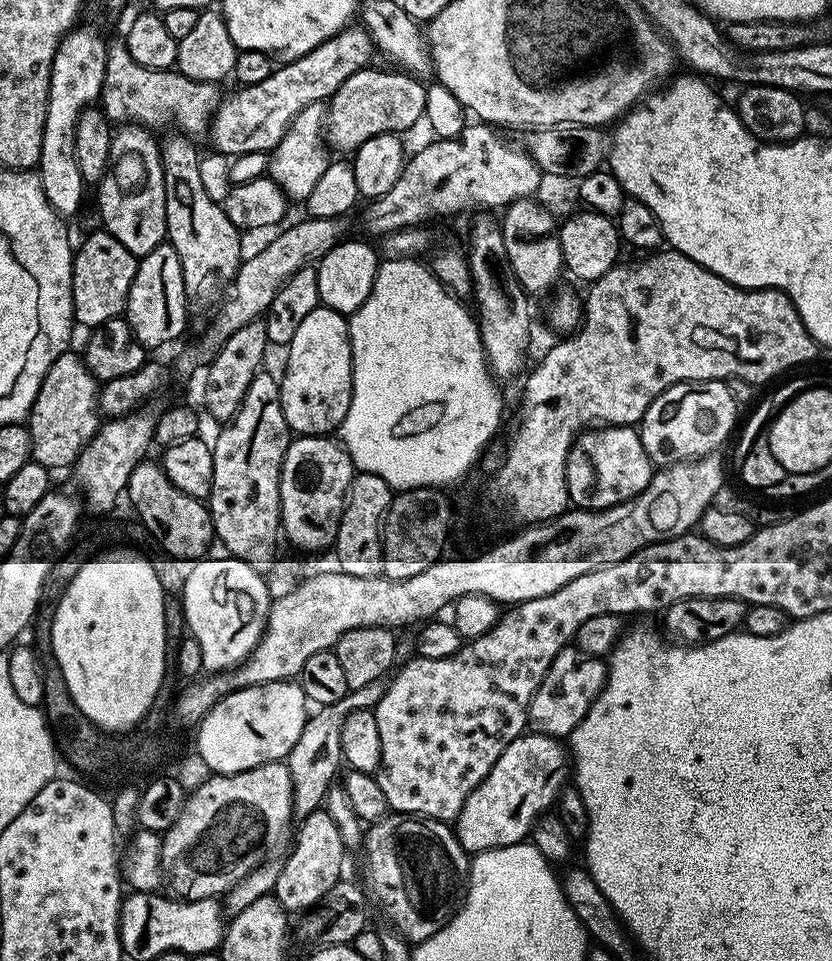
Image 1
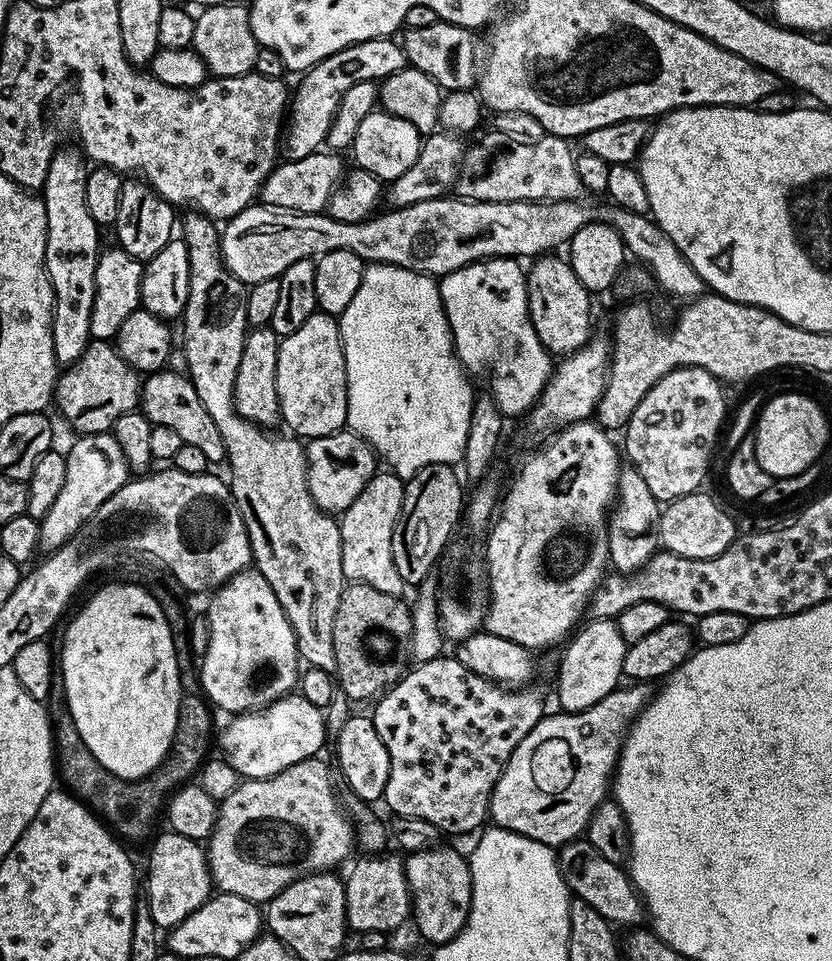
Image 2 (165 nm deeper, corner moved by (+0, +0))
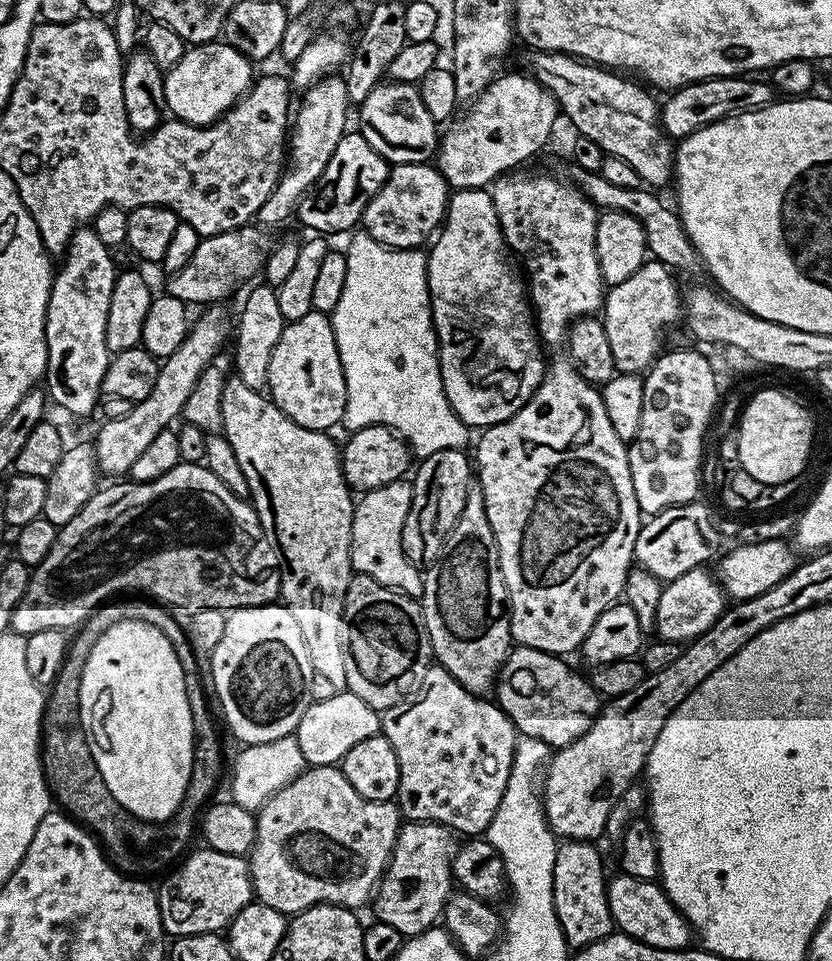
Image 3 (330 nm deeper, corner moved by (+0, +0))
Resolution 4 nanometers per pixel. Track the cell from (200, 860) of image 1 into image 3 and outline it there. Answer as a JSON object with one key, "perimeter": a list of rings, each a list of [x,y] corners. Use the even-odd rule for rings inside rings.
{"perimeter":[[[318,764],[305,767],[303,772],[298,774],[282,790],[278,790],[271,796],[263,806],[255,813],[256,818],[256,843],[253,844],[248,860],[248,871],[252,873],[252,887],[254,896],[259,903],[266,906],[274,906],[274,910],[285,914],[295,914],[306,910],[315,904],[341,904],[344,908],[360,910],[364,903],[373,899],[376,886],[384,876],[384,871],[388,869],[388,859],[392,857],[396,835],[400,833],[402,817],[399,807],[392,800],[367,800],[350,786],[350,782],[344,777],[343,771],[339,767],[331,764]]]}

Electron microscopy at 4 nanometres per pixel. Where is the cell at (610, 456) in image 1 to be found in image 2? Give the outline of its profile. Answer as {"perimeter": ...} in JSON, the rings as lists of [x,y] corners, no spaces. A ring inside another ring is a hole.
{"perimeter":[[[631,466],[621,467],[616,502],[608,517],[608,559],[617,573],[631,574],[640,571],[644,563],[658,551],[661,511],[661,501],[650,494],[650,486],[646,486],[642,474],[638,474],[638,470]]]}

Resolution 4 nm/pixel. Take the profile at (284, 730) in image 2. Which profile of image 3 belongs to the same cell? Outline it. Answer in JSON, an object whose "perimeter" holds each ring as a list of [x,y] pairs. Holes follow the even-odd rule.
{"perimeter":[[[347,690],[337,691],[334,698],[318,700],[309,706],[306,714],[302,714],[302,722],[296,727],[295,738],[298,746],[302,746],[302,754],[309,765],[339,765],[350,750],[350,746],[358,746],[362,738],[377,735],[382,728],[382,716],[362,698]]]}

